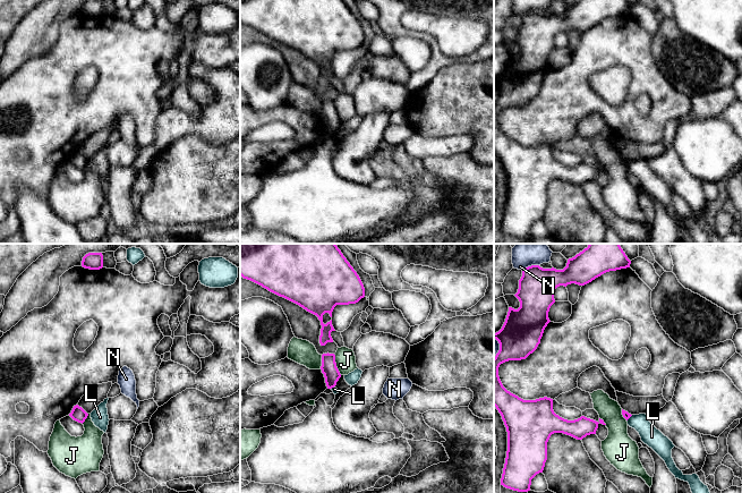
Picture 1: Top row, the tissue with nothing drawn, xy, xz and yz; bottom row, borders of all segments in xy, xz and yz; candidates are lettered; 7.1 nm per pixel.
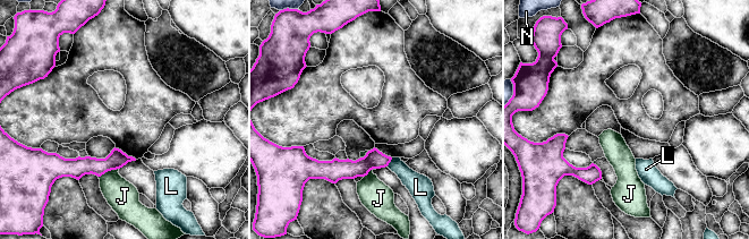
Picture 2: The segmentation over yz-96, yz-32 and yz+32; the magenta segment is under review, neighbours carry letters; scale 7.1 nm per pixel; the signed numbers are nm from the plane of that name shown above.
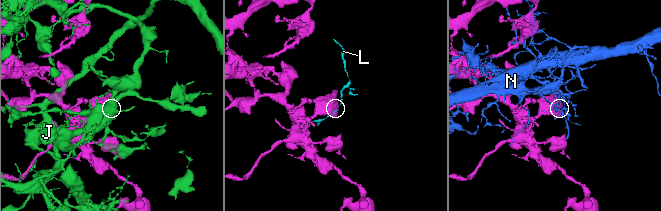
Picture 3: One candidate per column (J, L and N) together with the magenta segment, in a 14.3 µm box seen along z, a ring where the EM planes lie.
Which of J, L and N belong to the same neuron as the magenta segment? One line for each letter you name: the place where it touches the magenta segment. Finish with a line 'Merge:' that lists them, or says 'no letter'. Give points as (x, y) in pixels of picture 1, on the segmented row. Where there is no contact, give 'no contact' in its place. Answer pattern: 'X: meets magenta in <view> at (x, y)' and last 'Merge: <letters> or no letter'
Merge: no letter

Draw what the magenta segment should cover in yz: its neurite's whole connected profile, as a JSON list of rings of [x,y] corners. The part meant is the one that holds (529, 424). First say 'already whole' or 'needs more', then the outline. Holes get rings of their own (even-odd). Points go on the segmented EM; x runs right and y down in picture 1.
already whole; [[[589,244],[569,258],[563,270],[531,265],[522,270],[514,295],[520,307],[509,307],[502,329],[494,333],[500,350],[494,357],[494,406],[508,432],[508,451],[501,485],[528,492],[531,479],[543,473],[547,460],[547,442],[552,434],[563,433],[577,440],[596,434],[598,422],[581,416],[568,420],[553,410],[553,399],[523,400],[508,391],[498,376],[498,367],[509,360],[526,359],[532,354],[551,322],[548,312],[555,303],[554,290],[575,283],[585,286],[602,274],[630,267],[620,244]]]

